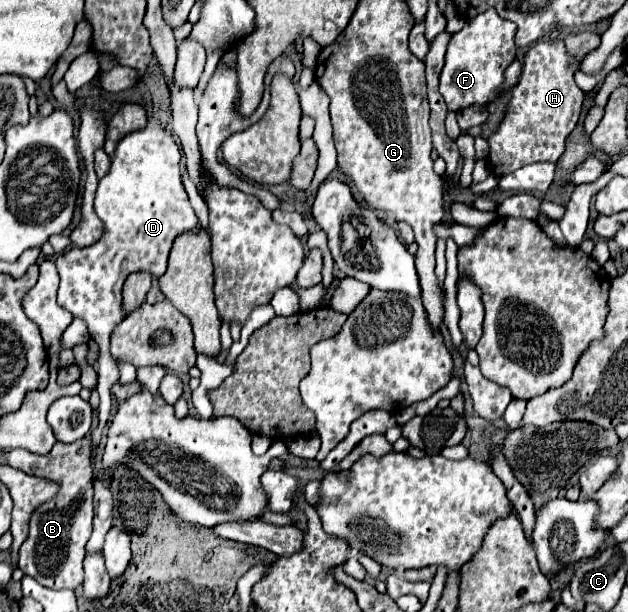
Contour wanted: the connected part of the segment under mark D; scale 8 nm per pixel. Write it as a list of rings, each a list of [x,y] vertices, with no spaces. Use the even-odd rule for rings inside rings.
[[[149,122],[145,128],[127,134],[115,148],[111,158],[111,170],[99,180],[95,194],[95,212],[105,222],[105,232],[99,242],[87,248],[71,248],[57,256],[57,270],[61,276],[57,302],[69,310],[75,318],[81,318],[89,326],[91,338],[101,348],[97,364],[97,392],[101,396],[99,424],[91,434],[97,446],[103,428],[111,414],[111,384],[119,380],[117,364],[110,354],[111,328],[123,318],[121,288],[123,280],[131,272],[151,272],[161,276],[167,268],[167,258],[175,236],[195,230],[199,220],[189,204],[187,192],[181,182],[181,150],[173,136],[157,122]]]

